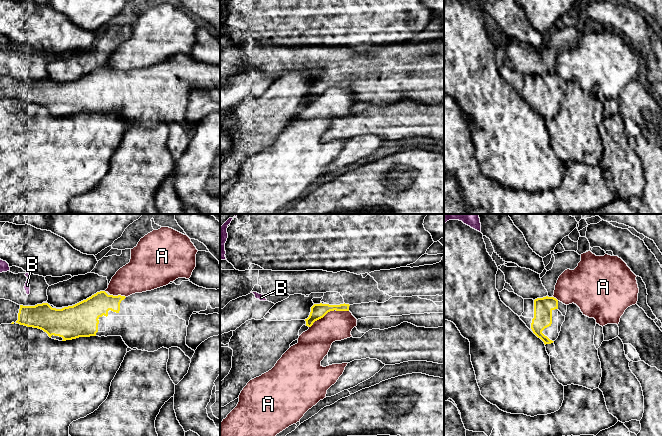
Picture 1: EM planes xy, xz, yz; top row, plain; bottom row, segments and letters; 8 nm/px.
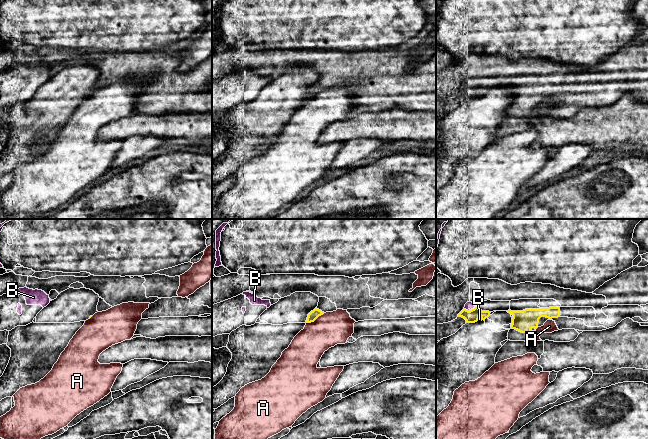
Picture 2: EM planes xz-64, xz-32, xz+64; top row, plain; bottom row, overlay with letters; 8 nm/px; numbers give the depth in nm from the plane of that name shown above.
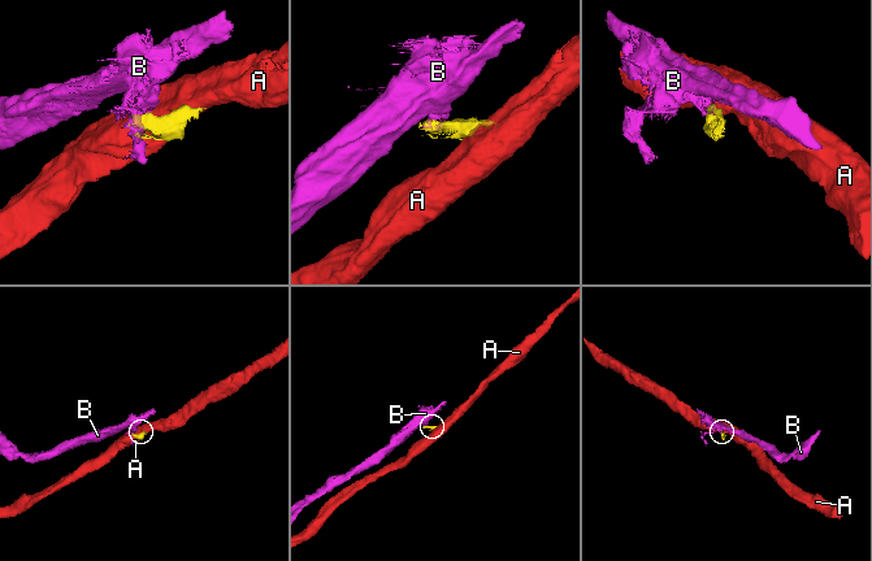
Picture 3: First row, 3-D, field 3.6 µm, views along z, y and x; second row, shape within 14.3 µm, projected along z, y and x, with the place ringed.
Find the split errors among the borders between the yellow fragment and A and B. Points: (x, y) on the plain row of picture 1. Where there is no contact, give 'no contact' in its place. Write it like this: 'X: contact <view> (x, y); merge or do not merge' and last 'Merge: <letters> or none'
A: contact xz (328, 87); do not merge
B: contact xy (45, 79); do not merge
Merge: none

